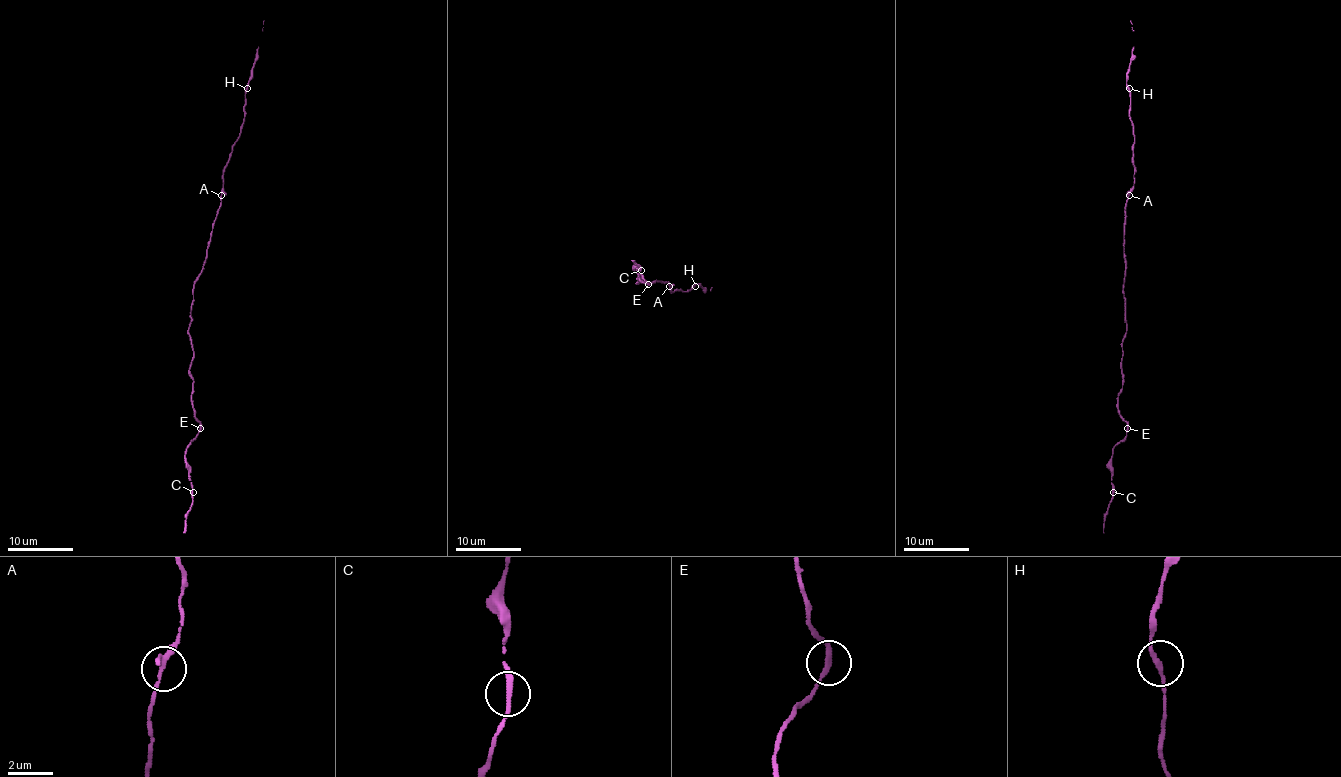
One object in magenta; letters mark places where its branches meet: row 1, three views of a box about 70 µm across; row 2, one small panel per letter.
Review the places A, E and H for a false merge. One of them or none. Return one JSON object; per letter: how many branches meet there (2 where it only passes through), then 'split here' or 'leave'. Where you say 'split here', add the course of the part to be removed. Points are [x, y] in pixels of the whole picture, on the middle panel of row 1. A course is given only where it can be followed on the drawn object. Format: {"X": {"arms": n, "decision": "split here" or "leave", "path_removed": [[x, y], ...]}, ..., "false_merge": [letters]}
{"A": {"arms": 2, "decision": "leave"}, "E": {"arms": 2, "decision": "leave"}, "H": {"arms": 2, "decision": "leave"}, "false_merge": []}

